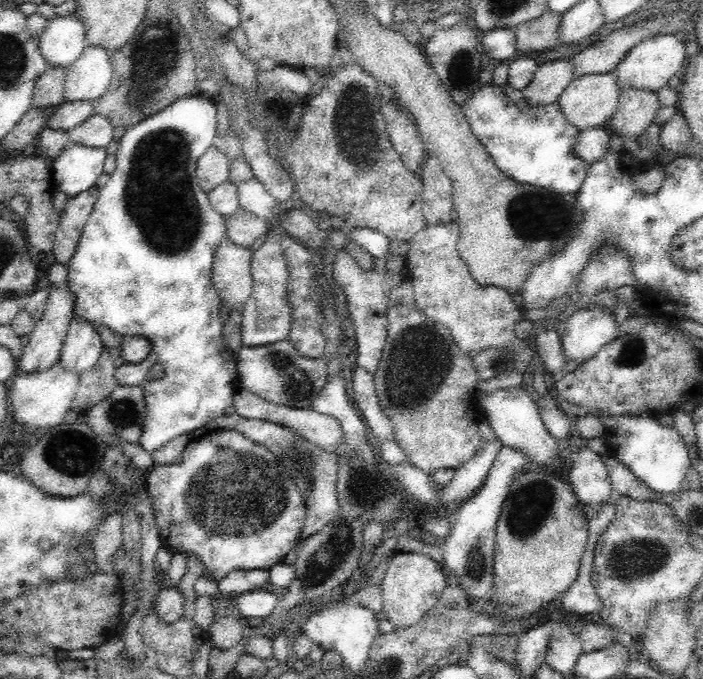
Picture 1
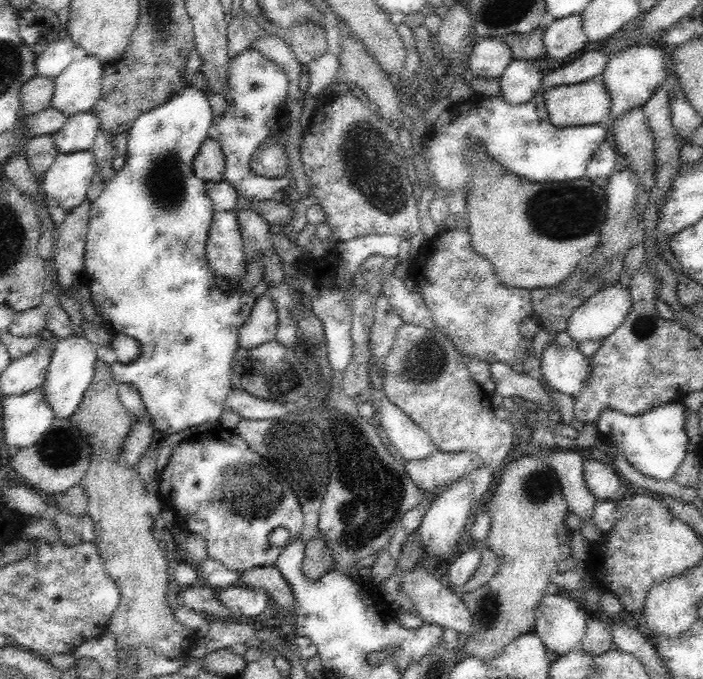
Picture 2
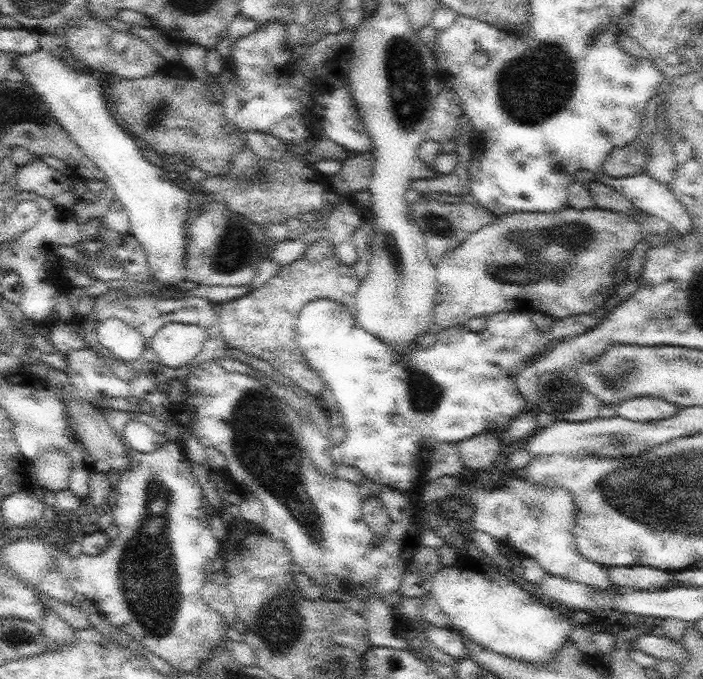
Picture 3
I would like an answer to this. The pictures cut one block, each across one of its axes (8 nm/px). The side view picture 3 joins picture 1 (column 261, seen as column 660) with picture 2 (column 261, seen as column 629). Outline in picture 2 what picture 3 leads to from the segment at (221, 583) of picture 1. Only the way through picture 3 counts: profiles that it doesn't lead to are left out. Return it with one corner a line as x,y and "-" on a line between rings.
276,565
254,566
246,572
240,573
239,584
252,588
265,588
268,596
272,596
282,611
294,613
296,610
296,597
294,589
286,581

